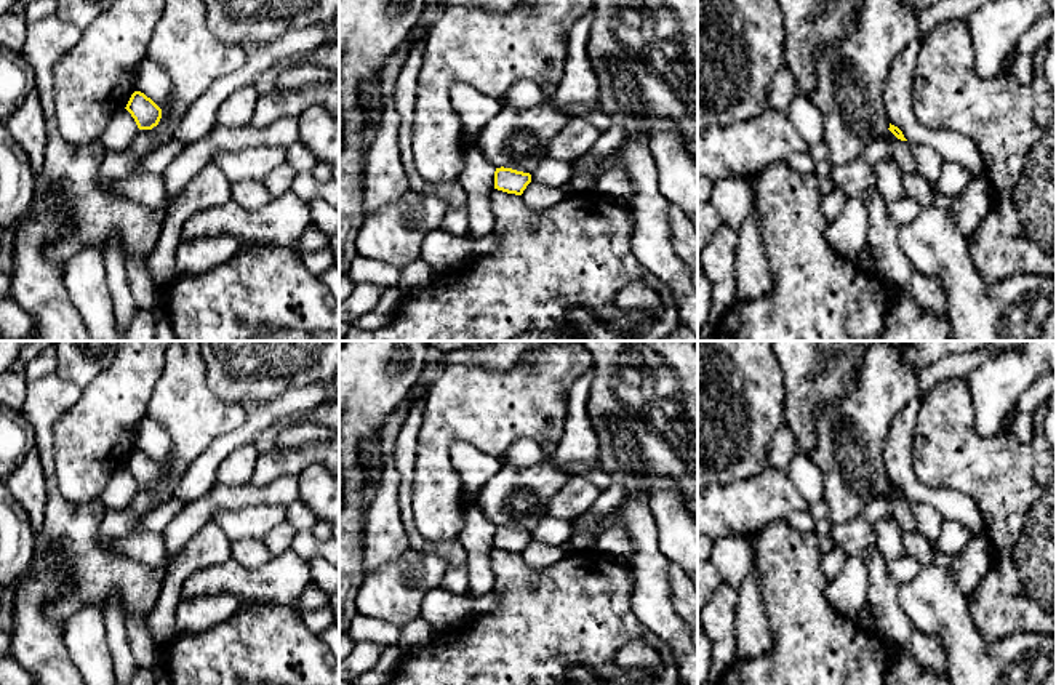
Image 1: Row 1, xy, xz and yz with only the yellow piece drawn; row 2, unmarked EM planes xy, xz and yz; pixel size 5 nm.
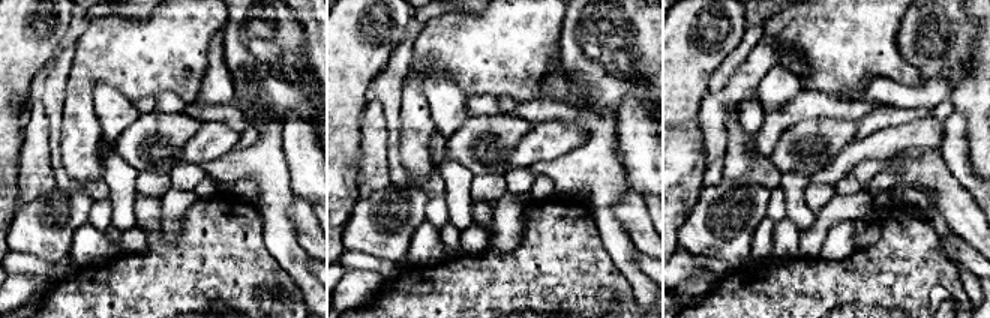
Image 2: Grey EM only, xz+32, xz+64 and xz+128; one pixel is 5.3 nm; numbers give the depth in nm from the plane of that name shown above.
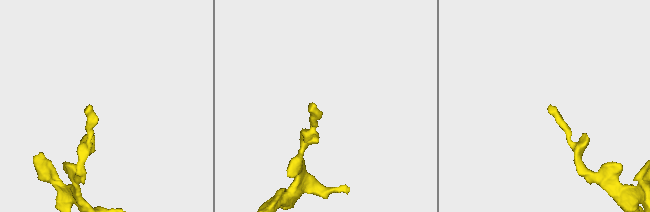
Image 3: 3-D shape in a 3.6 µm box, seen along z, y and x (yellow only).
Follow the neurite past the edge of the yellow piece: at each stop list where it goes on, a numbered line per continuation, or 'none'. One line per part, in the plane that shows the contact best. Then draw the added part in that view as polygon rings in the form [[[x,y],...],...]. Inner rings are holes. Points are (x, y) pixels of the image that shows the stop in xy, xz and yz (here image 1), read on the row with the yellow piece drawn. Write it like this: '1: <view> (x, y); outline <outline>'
none

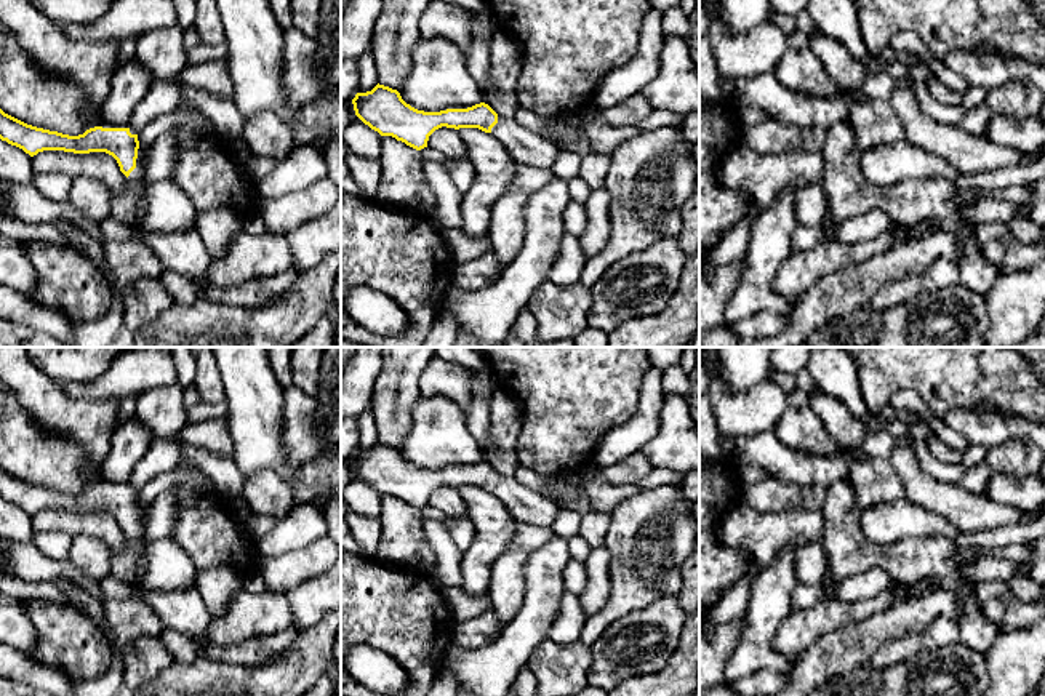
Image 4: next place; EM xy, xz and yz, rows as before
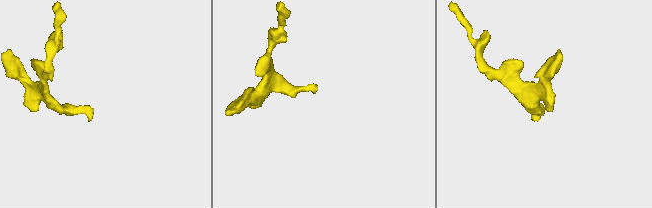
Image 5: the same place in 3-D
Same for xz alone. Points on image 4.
1: xz (525, 146); outline [[[498,115],[498,123],[491,128],[490,134],[507,149],[515,163],[536,168],[551,170],[560,150],[549,138],[502,115]]]

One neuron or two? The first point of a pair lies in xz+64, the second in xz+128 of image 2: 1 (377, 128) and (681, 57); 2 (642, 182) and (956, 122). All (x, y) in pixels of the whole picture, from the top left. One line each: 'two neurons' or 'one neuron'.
1: two neurons
2: two neurons

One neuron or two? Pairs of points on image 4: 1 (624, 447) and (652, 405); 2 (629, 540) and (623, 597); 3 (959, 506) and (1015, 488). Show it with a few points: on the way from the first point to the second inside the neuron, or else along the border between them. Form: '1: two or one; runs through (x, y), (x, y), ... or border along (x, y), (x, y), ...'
1: one; runs through (631, 437), (645, 423), (647, 415)
2: one; runs through (629, 554), (629, 583)
3: two; border along (981, 495), (1021, 511)

